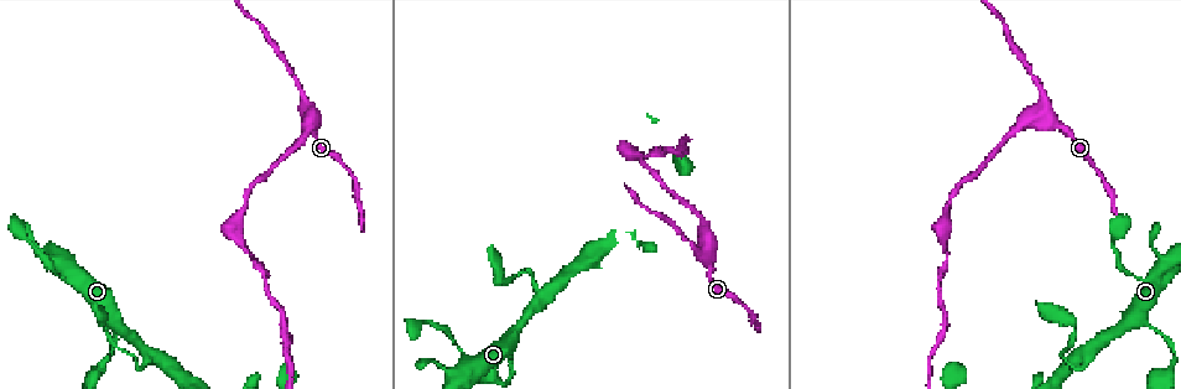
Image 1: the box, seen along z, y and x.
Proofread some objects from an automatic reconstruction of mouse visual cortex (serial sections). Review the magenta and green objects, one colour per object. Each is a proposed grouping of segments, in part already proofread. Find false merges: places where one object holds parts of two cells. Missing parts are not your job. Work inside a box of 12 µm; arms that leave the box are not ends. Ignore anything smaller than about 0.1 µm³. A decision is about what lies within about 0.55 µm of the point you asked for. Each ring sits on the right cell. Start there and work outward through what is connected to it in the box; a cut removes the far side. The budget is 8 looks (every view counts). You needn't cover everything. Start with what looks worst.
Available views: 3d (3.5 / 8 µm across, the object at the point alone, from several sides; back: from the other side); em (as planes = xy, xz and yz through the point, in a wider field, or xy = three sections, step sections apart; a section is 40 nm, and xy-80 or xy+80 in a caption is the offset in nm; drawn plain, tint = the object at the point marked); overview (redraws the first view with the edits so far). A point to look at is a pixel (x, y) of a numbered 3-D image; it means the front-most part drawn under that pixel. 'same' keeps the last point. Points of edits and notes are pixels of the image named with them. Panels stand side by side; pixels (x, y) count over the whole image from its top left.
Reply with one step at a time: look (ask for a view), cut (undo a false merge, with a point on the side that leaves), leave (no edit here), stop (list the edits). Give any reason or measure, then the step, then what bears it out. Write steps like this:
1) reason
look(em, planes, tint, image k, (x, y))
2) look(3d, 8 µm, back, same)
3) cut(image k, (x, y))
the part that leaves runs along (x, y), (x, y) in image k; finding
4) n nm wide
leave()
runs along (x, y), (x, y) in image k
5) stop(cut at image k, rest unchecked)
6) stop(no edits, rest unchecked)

sudden change in width
look(3d, 3.5 µm, image 1, (302, 89))

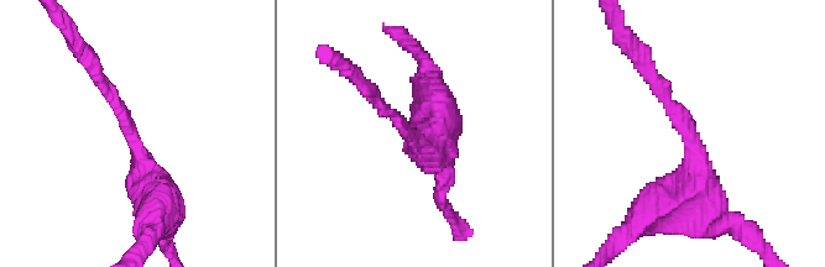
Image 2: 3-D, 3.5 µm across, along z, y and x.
arms of 150, 500 nm
look(em, xy, step 5, tint, image 2, (691, 143))

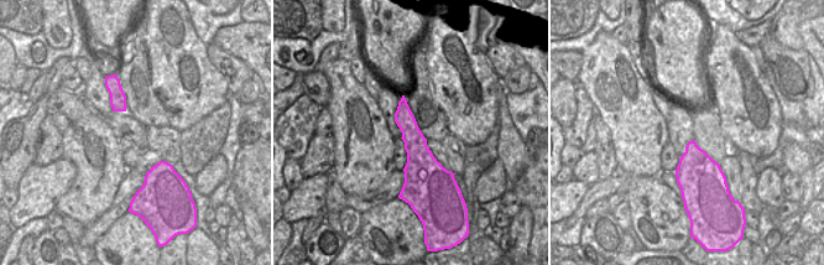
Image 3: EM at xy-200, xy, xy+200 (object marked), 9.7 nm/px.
leave()
runs along (163, 216), (132, 134), (99, 77) in image 2; continuous, no second cell

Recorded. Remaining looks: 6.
side arm on a straight run
look(3d, 8 µm, back, image 1, (1129, 322))

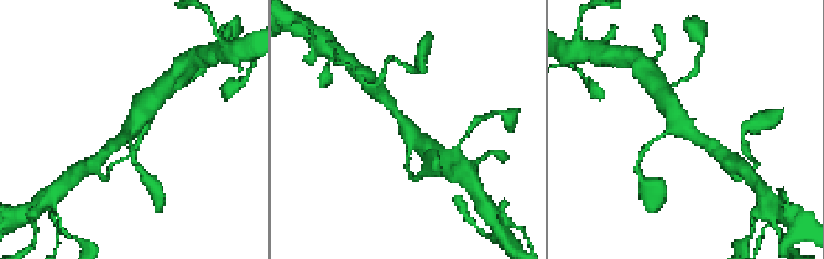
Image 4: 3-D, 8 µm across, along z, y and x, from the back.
closer look
look(3d, 3.5 µm, image 4, (682, 126))

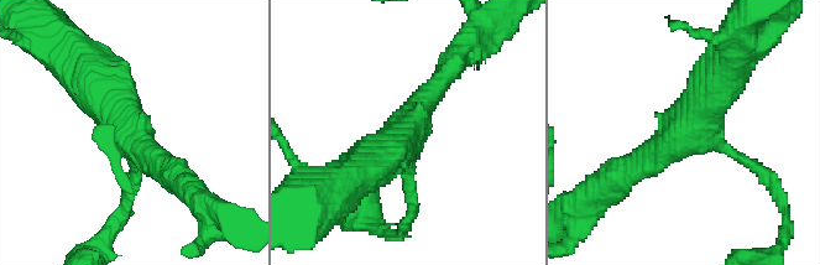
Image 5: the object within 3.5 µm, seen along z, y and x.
look(em, planes, tint, image 5, (679, 136))

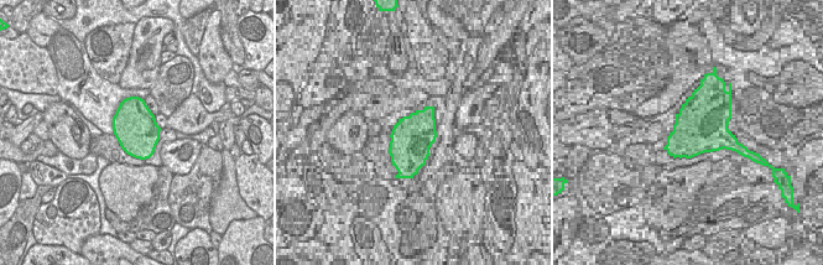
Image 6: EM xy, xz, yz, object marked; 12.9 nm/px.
3 arms; arms of 150, 300, 500 nm
leave()
runs along (716, 63), (698, 117), (640, 162) in image 5; one cell here

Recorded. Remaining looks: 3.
sudden change in width
look(em, xy, step 3, tint, image 1, (945, 243))

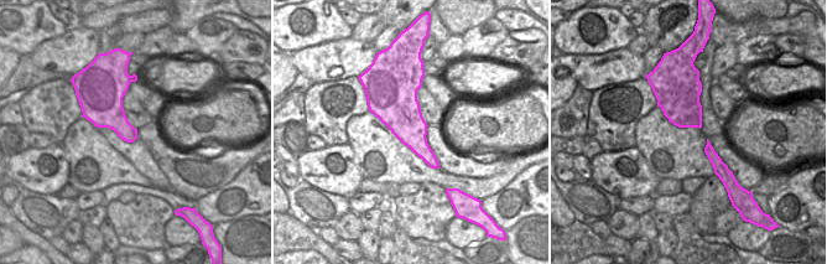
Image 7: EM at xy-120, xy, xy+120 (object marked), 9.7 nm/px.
look(3d, 3.5 µm, same)

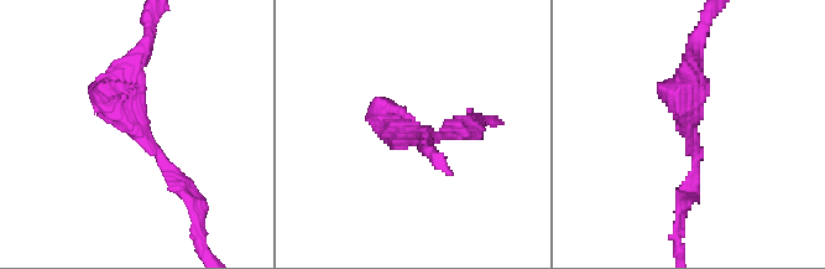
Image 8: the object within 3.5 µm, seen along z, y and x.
leave()
runs along (140, 55), (125, 108), (189, 195) in image 8; one cell here

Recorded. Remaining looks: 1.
stop(no edits, rest unchecked)

